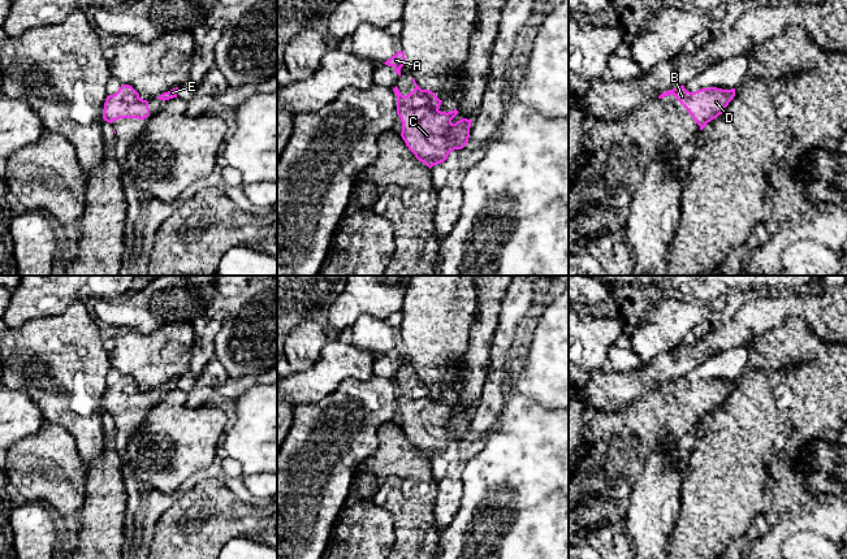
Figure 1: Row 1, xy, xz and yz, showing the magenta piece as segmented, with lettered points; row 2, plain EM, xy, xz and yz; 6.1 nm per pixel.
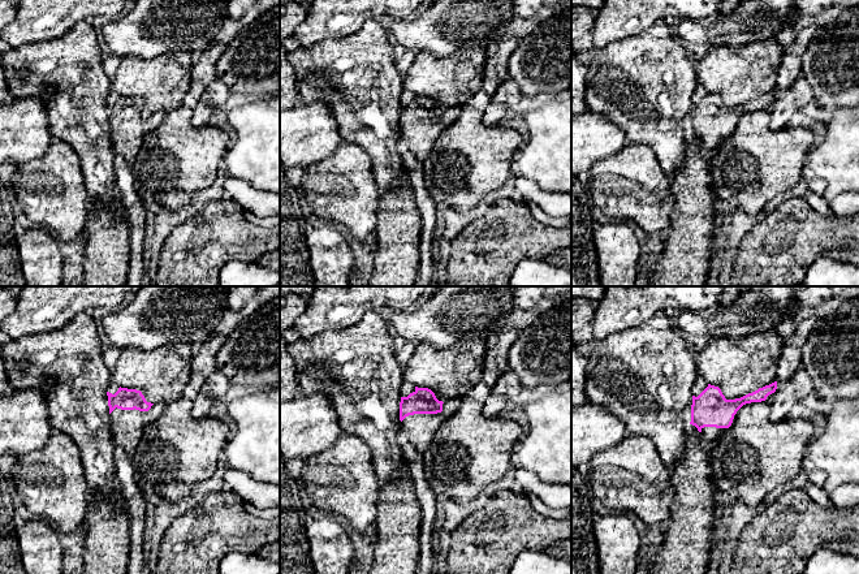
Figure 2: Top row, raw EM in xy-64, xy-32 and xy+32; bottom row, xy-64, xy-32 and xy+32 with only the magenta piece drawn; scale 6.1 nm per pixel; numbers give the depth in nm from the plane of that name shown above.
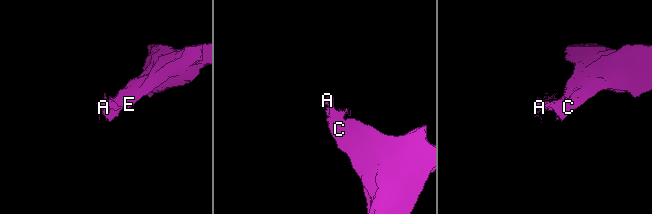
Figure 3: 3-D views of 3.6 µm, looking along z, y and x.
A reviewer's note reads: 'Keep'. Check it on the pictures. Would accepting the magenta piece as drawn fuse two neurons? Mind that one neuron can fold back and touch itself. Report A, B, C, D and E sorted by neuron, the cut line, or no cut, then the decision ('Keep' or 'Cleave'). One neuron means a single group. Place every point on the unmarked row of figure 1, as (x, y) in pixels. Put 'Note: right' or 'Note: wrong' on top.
Note: right
Groups: A B C D E. No split. Keep

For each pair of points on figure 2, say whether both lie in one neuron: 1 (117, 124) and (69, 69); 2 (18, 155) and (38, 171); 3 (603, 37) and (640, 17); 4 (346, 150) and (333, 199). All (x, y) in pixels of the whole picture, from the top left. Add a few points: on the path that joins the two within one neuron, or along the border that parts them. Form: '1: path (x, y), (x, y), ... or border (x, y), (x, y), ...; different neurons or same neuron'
1: border (108, 122), (112, 145); different neurons
2: border (51, 143), (42, 155), (22, 162), (18, 165); different neurons
3: path (612, 27), (621, 18), (631, 18); same neuron
4: path (346, 162), (346, 176), (341, 188); same neuron

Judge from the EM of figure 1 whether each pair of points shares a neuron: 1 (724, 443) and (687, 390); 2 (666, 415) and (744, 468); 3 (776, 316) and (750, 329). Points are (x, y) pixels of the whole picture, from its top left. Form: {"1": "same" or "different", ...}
{"1": "different", "2": "different", "3": "same"}

